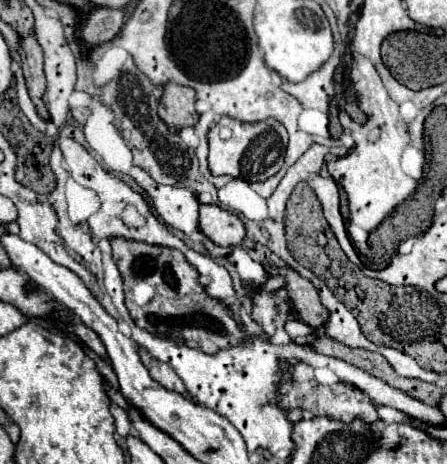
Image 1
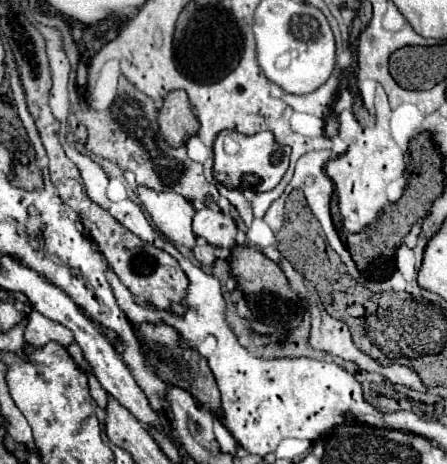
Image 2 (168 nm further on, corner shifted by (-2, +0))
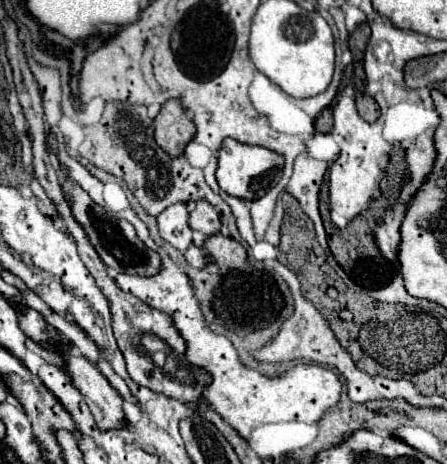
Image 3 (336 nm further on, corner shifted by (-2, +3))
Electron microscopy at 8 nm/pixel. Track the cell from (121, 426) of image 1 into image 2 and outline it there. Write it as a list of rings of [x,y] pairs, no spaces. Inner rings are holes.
[[[83,368],[81,370],[88,376],[88,386],[92,398],[97,405],[105,410],[108,401],[108,393],[102,388],[97,378],[90,372],[86,372]]]

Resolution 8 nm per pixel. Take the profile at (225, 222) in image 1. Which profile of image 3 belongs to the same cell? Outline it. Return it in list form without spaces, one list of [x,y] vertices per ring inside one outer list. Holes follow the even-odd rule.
[[[206,199],[196,201],[196,207],[190,213],[188,223],[190,223],[192,229],[202,231],[204,235],[214,235],[214,233],[220,231],[220,217],[218,217],[216,209]]]

